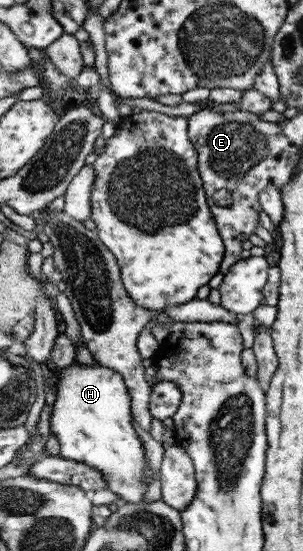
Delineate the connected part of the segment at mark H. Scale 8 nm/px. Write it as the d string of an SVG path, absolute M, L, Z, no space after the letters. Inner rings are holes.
M97 362L92 366L81 363L73 364L71 367L59 369L59 372L58 395L52 405L49 421L51 430L56 433L60 441L61 457L96 467L101 471L102 476L106 477L108 489L118 493L123 501L142 502L149 484L146 483L148 461L145 458L143 443L133 429L132 397L124 375Z

